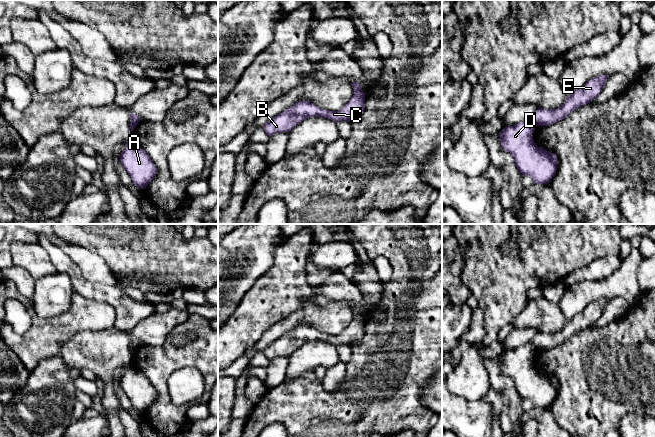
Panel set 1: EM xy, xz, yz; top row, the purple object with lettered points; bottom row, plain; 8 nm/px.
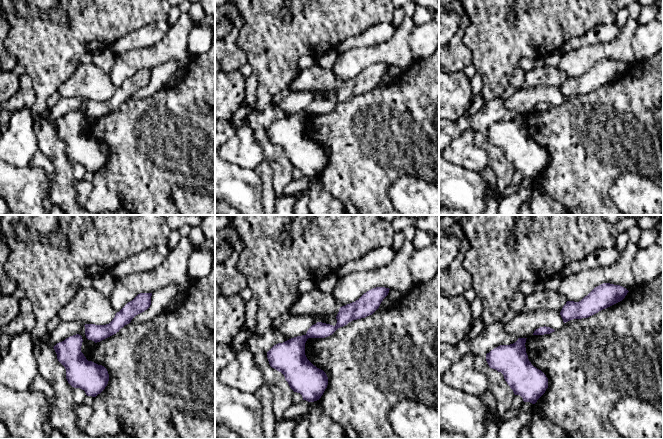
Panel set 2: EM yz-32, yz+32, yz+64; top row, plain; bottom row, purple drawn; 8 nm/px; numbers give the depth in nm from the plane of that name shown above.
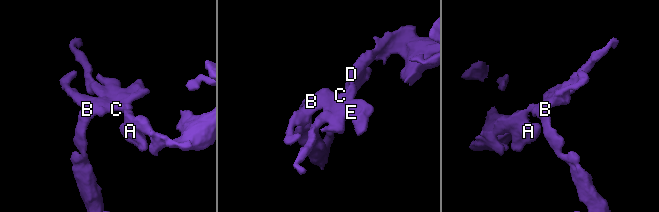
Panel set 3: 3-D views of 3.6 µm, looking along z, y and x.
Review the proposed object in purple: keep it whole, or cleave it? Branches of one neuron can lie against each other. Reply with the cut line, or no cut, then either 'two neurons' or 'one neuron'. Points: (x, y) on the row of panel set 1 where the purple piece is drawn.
cut yz (531, 118), (536, 125); two neurons

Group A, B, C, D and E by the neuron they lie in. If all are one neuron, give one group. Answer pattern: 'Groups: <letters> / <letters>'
Groups: A D / B C E

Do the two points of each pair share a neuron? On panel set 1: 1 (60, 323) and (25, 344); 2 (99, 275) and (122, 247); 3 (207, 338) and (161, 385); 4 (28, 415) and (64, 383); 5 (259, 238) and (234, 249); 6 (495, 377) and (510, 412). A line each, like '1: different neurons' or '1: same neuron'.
1: same neuron
2: different neurons
3: same neuron
4: same neuron
5: same neuron
6: same neuron

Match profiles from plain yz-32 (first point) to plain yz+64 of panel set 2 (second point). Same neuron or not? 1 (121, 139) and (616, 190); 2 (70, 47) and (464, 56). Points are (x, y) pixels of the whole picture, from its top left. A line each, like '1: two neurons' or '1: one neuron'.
1: two neurons
2: two neurons

